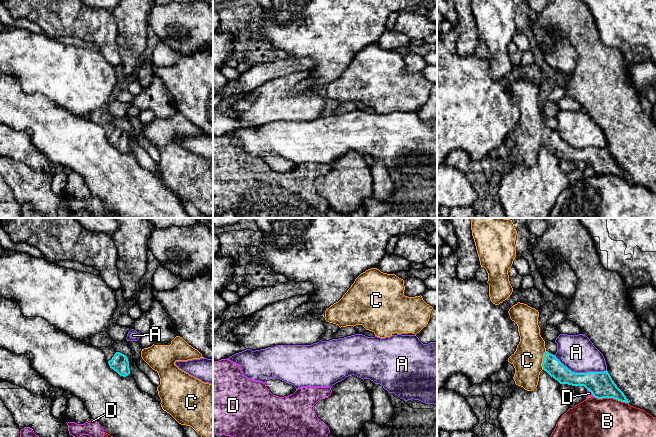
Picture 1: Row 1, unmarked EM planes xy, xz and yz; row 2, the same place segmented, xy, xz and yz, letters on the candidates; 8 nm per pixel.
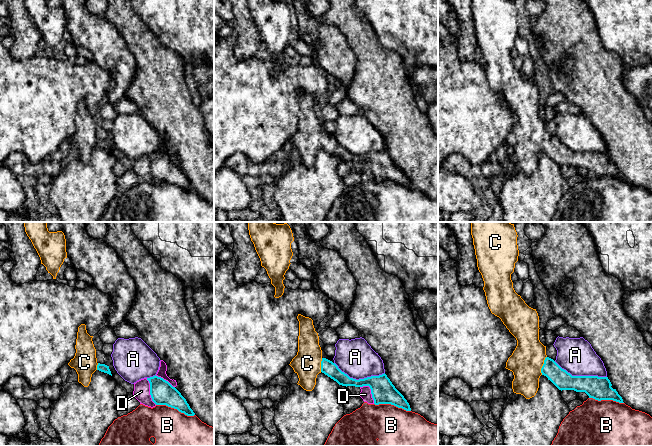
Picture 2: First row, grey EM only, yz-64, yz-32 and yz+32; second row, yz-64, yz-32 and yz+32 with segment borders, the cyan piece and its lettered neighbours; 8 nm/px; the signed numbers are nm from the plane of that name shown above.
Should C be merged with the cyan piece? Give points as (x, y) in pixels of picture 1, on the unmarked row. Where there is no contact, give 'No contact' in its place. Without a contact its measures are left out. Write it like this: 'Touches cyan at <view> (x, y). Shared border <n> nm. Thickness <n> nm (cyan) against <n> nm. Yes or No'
Touches cyan at yz (543, 136). Shared border 160 nm. Thickness 140 nm (cyan) against 240 nm. Yes

